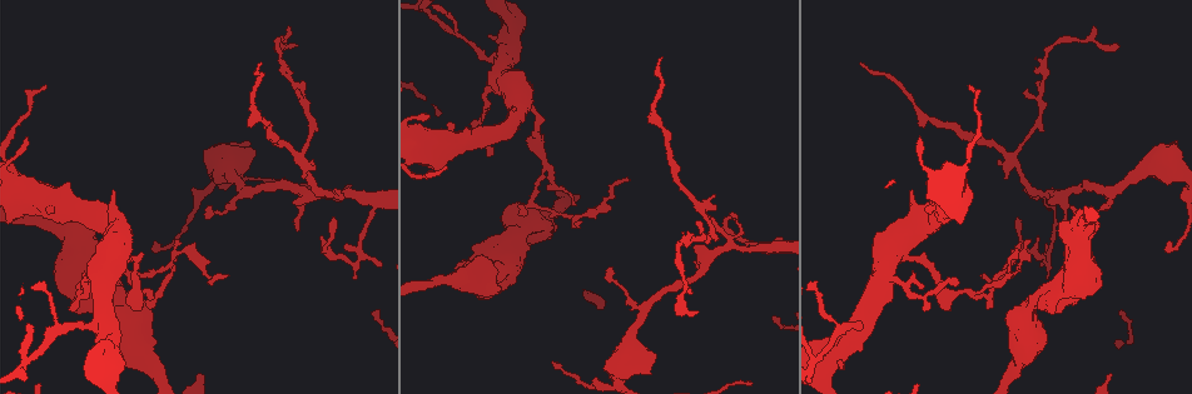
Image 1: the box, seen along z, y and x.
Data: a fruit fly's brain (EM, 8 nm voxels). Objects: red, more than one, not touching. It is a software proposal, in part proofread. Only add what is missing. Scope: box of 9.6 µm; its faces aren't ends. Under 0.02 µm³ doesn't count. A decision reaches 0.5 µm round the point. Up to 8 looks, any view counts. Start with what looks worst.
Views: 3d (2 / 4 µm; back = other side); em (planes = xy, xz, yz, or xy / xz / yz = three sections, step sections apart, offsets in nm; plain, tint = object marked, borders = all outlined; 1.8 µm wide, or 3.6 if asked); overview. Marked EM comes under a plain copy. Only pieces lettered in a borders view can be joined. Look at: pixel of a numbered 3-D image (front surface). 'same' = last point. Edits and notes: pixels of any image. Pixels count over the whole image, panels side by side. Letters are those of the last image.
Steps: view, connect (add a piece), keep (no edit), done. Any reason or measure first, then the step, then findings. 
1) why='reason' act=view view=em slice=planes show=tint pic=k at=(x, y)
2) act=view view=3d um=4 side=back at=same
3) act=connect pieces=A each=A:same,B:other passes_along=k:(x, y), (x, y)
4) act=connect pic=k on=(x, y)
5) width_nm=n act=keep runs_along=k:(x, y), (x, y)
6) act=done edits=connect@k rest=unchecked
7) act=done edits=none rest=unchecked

why='branch stops here' act=view view=em slice=planes show=borders pic=1 at=(499, 289)

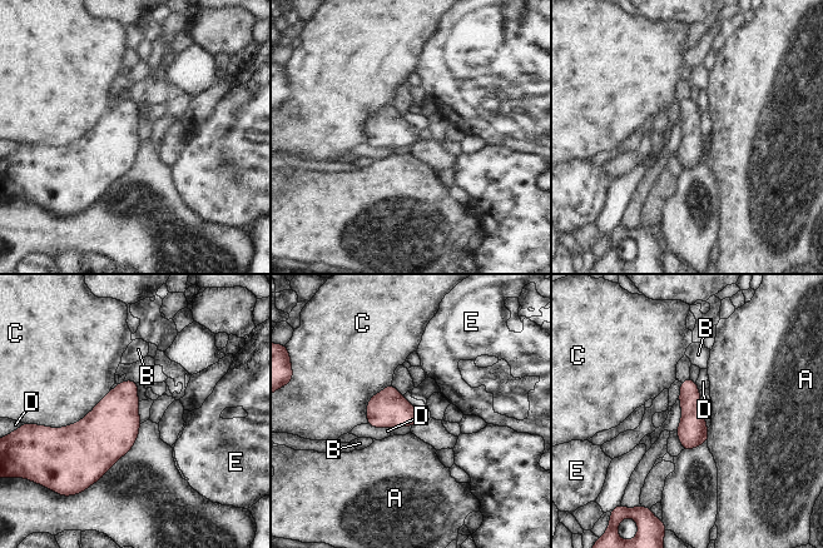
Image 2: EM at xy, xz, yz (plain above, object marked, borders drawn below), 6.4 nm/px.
act=keep each=A:other,B:other,C:other,D:other,E:other border=2:(707, 428), (708, 441) found='none of them fits'

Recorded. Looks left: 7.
why='free end' act=view view=3d um=2 pic=1 at=(488, 157)

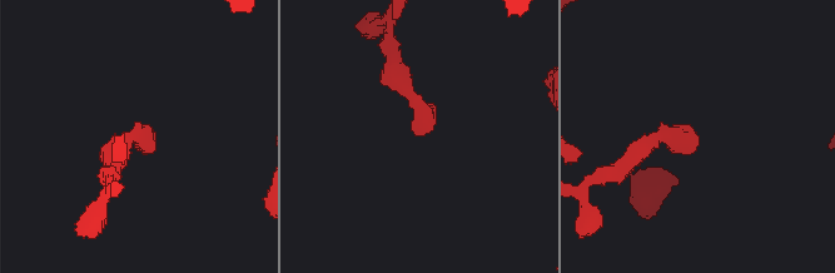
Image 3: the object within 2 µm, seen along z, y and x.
why='now the EM' act=view view=em slice=yz step=4 show=borders pic=3 at=(138, 135)

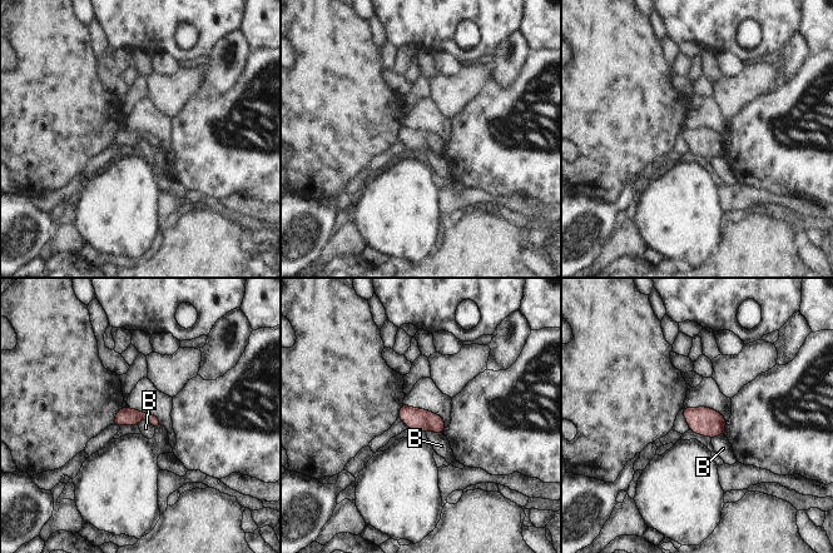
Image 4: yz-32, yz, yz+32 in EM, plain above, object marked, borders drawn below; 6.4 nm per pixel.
width_nm=110 act=keep each=B:other border=4:(139, 419), (143, 417), (154, 429) found='no lettered piece goes on from it'

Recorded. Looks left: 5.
act=view view=em slice=planes show=borders pic=1 at=(299, 228)

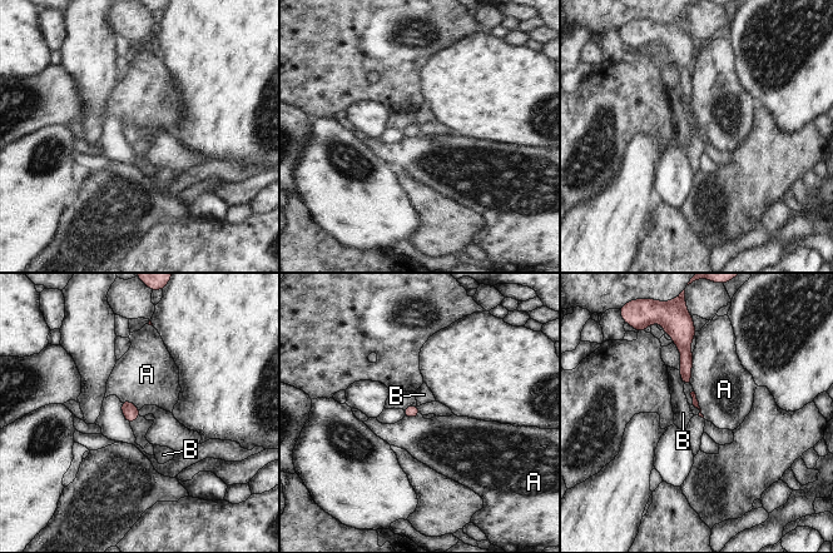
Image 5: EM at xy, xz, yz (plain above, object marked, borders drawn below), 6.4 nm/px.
longest_contact=A:220nm act=keep each=A:other,B:other border=5:(693, 352), (690, 384) found='no lettered piece goes on from it'

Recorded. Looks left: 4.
act=done edits=none rest=unchecked

